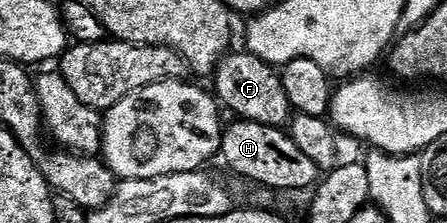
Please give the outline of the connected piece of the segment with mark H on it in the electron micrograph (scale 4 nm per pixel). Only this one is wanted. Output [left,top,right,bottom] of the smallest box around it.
[221,119,321,191]

